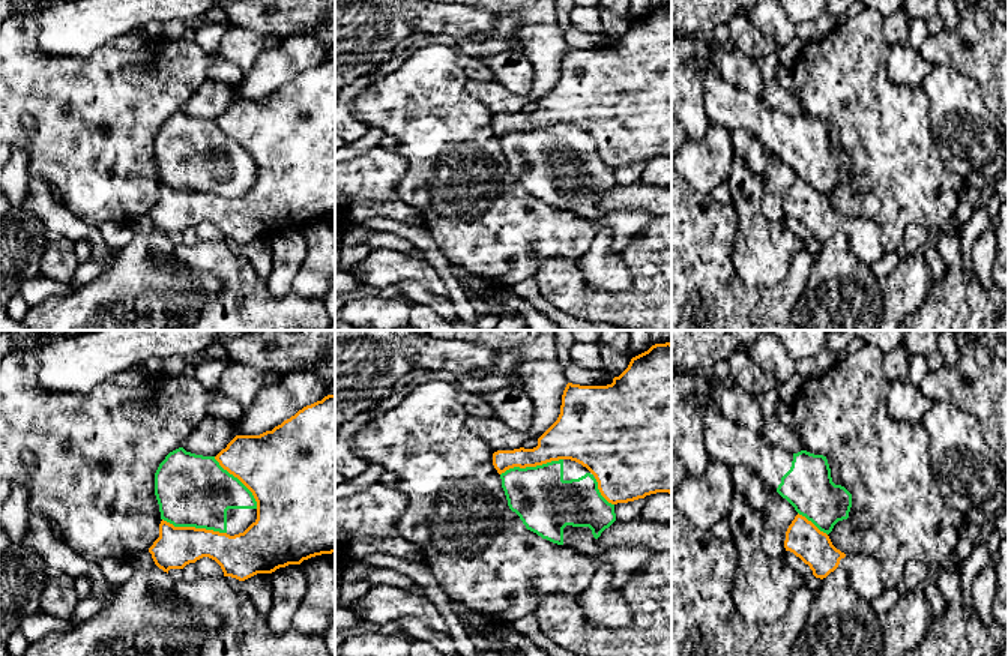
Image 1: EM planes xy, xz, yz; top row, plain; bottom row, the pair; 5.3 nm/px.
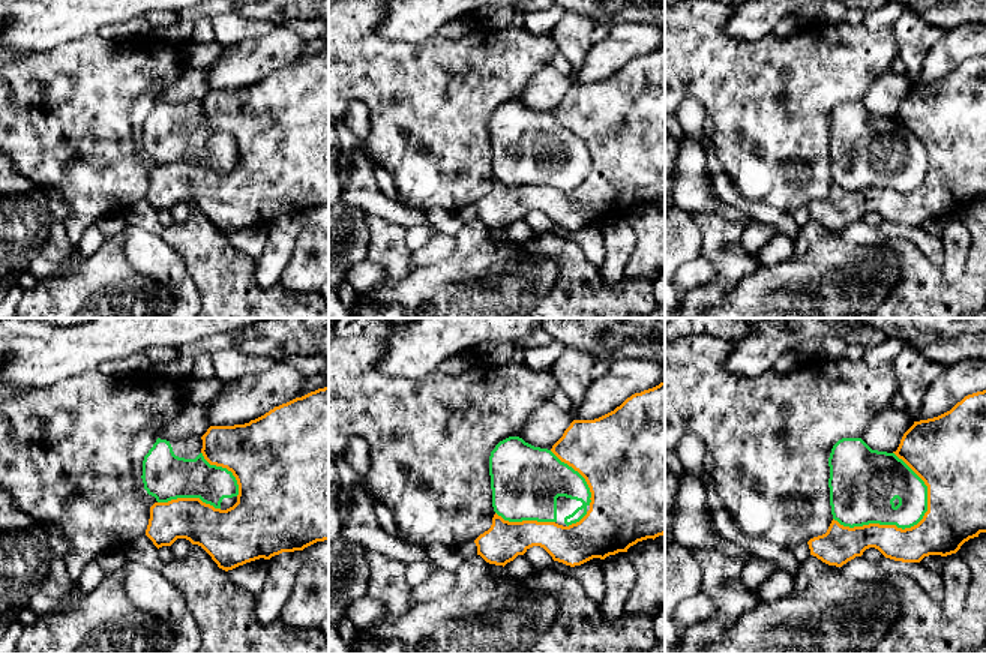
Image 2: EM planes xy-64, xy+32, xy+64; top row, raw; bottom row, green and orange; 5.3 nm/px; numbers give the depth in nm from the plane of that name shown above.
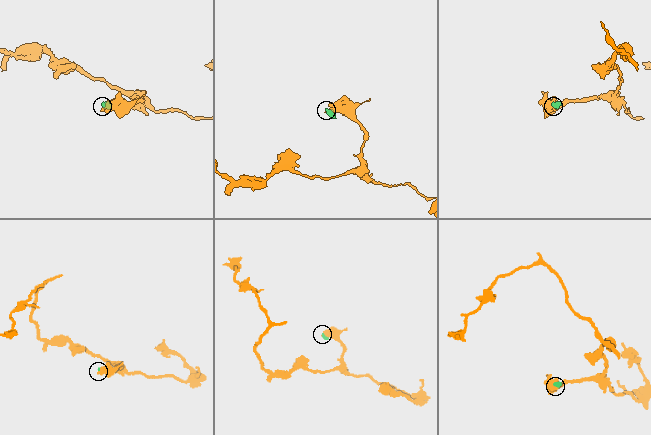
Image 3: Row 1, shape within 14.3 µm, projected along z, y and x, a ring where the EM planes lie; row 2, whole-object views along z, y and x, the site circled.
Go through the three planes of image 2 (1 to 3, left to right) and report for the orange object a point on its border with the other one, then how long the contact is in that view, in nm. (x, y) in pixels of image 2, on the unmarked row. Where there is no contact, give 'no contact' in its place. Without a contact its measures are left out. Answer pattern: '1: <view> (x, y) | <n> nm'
1: xy-64 (189, 161) | 340 nm
2: xy+32 (580, 138) | 360 nm
3: xy+64 (893, 188) | 550 nm

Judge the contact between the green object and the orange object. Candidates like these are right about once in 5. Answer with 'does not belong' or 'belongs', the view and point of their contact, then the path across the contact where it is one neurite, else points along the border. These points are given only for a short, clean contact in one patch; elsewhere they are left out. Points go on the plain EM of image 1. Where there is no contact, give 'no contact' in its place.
does not belong | xy (194, 189)

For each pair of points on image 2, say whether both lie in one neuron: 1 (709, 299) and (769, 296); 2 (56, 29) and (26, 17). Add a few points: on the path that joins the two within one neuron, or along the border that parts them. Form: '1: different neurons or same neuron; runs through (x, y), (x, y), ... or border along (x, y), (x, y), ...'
1: different neurons; border along (751, 273), (725, 293), (724, 302)
2: same neuron; runs through (48, 21), (45, 18), (33, 18)

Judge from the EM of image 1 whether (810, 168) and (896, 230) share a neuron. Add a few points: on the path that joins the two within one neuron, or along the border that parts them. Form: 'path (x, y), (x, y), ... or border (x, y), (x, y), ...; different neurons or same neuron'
border (846, 152), (851, 158), (849, 179), (828, 198); different neurons

